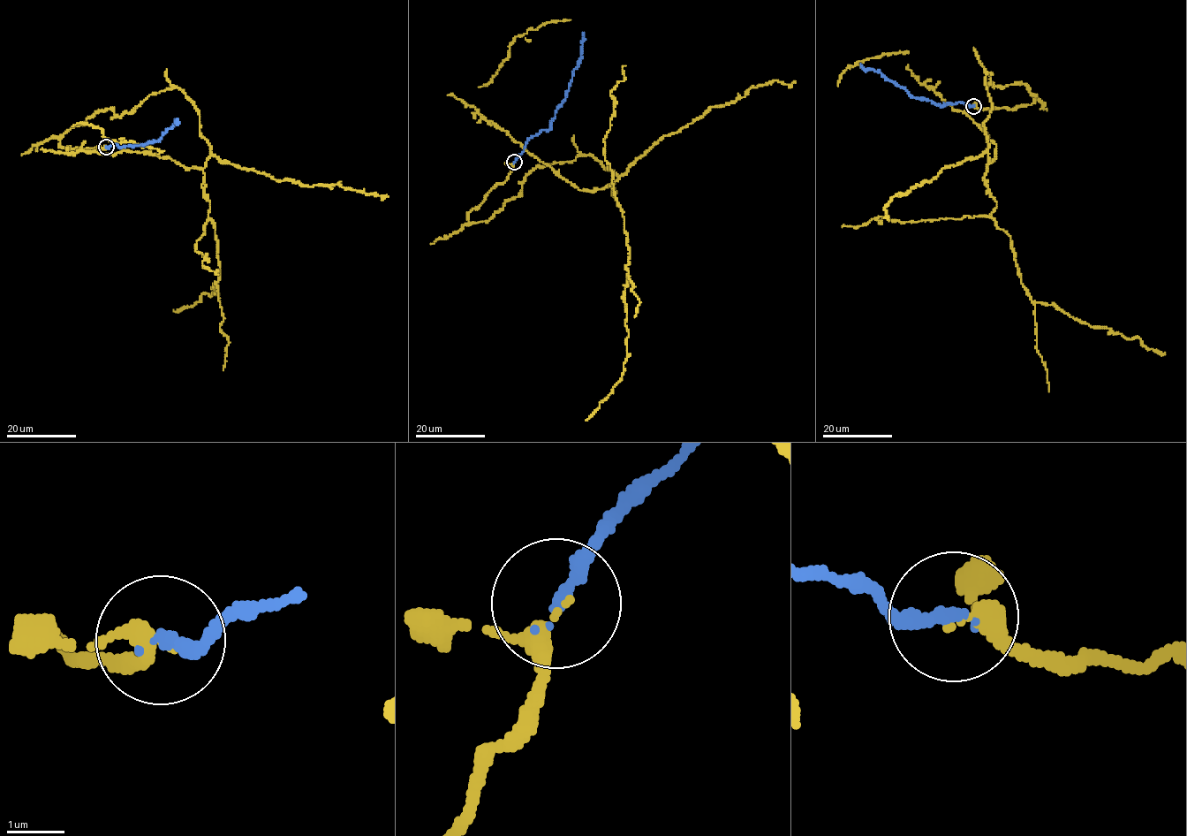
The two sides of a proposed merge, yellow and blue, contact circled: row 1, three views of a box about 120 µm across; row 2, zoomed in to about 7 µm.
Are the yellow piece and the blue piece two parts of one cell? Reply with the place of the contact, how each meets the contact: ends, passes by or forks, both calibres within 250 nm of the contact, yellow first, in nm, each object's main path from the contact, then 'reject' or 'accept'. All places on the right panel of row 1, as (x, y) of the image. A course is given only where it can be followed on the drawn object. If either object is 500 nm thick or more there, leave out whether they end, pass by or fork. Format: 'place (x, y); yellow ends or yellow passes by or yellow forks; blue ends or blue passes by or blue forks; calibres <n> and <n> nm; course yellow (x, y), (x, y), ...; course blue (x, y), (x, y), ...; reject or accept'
place (973, 106); yellow passes by; blue ends; calibres 260 and 260 nm; course yellow (973, 106), (1012, 109), (1035, 95), (1020, 82), (988, 84), (986, 72), (984, 180), (1032, 302), (1165, 353); course blue (973, 106), (963, 102), (943, 106), (912, 97), (904, 88), (872, 70), (865, 70), (860, 64); accept

